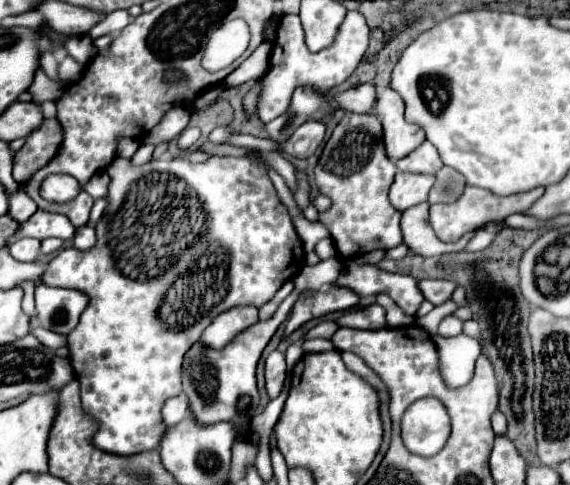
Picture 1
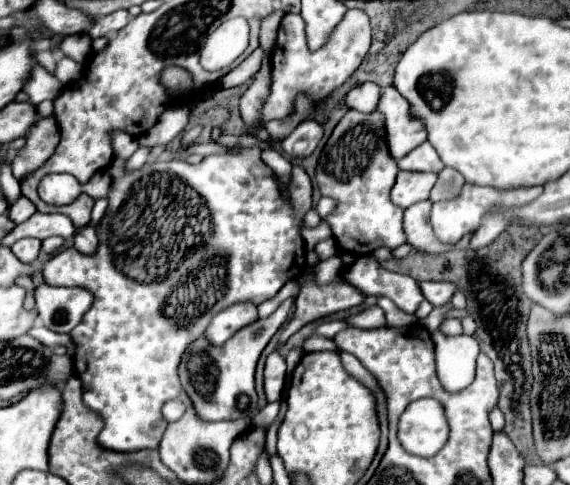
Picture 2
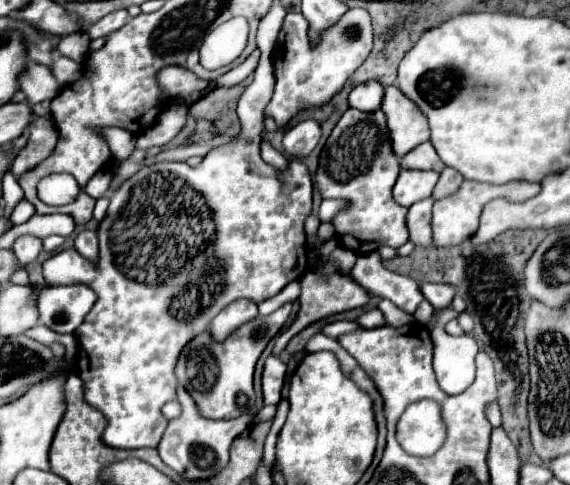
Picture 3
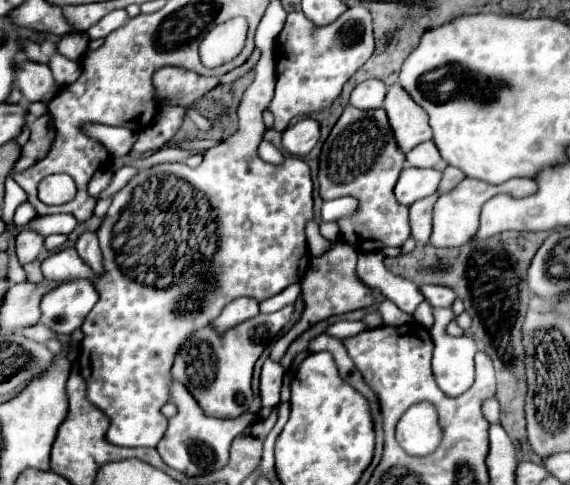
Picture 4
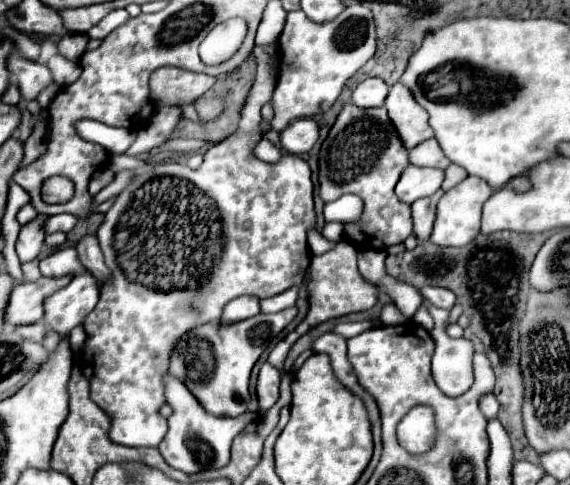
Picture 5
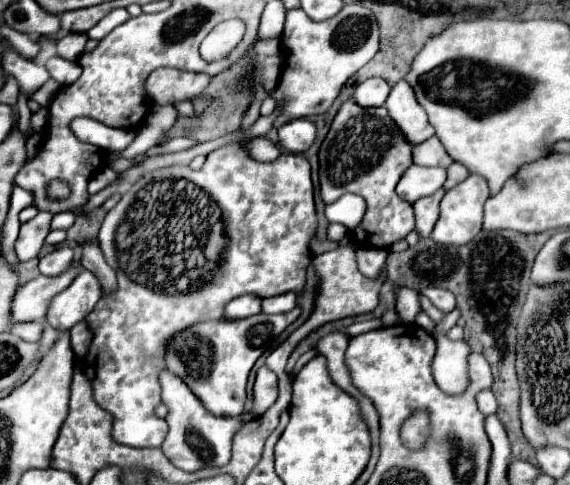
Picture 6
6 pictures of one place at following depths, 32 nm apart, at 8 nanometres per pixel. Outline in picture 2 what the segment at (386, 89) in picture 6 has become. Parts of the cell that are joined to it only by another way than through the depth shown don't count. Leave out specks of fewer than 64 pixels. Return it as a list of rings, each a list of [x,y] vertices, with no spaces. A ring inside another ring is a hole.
[[[364,82],[356,88],[352,88],[344,96],[344,104],[348,110],[358,110],[358,112],[374,112],[380,100],[380,88],[374,82]]]

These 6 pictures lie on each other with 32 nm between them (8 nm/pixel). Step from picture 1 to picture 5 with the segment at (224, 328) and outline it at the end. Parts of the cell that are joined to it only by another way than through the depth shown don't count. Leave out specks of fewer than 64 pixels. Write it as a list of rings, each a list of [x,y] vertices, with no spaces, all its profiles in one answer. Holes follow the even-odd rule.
[[[242,296],[242,298],[234,298],[222,312],[222,318],[218,320],[218,324],[234,324],[234,322],[242,322],[250,316],[256,316],[260,312],[260,300],[258,298],[250,298],[250,296]]]

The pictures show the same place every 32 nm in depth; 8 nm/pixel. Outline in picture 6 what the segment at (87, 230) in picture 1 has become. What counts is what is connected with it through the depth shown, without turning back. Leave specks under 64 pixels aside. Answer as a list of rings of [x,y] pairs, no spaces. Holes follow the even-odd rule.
[[[88,240],[80,248],[82,248],[82,256],[80,256],[82,268],[90,270],[100,280],[102,290],[108,290],[108,292],[114,290],[116,288],[116,276],[114,276],[114,270],[106,264],[100,246],[96,242]]]

